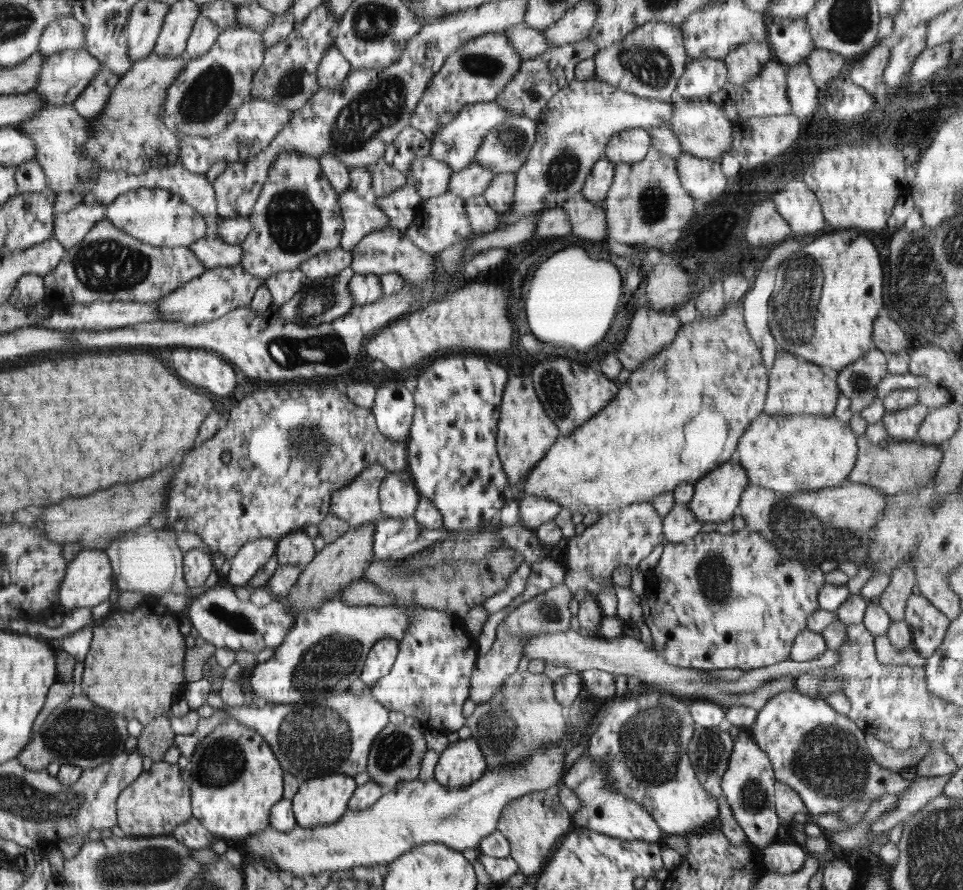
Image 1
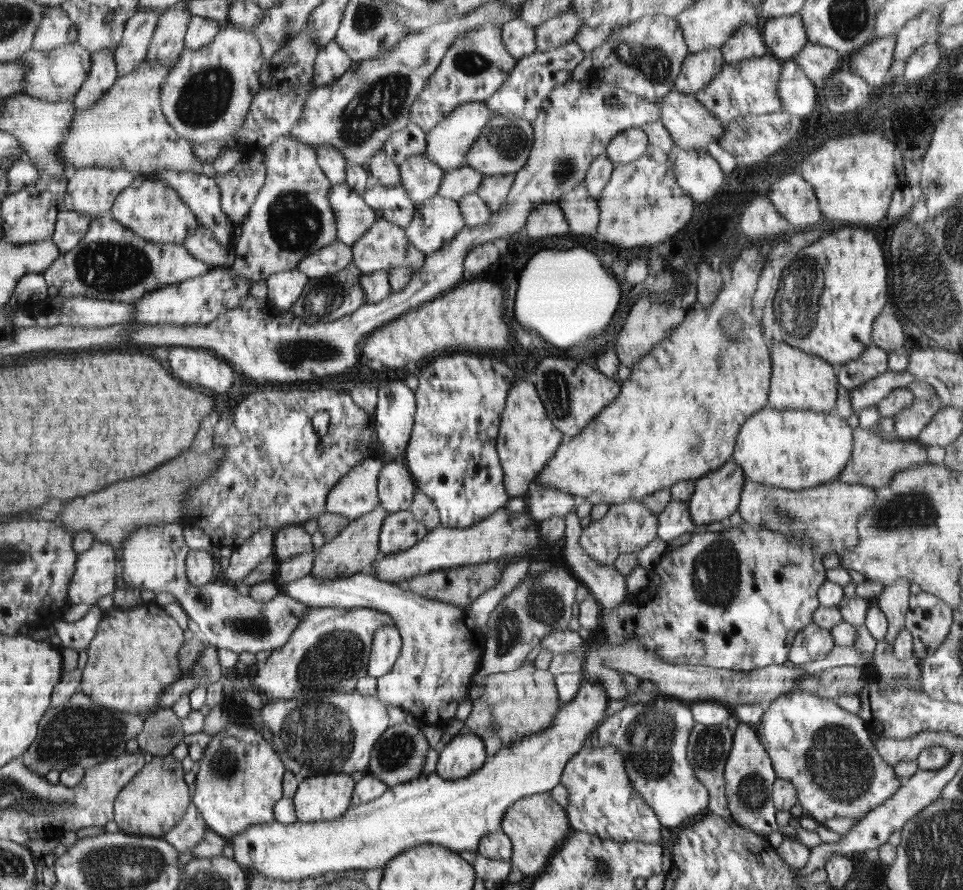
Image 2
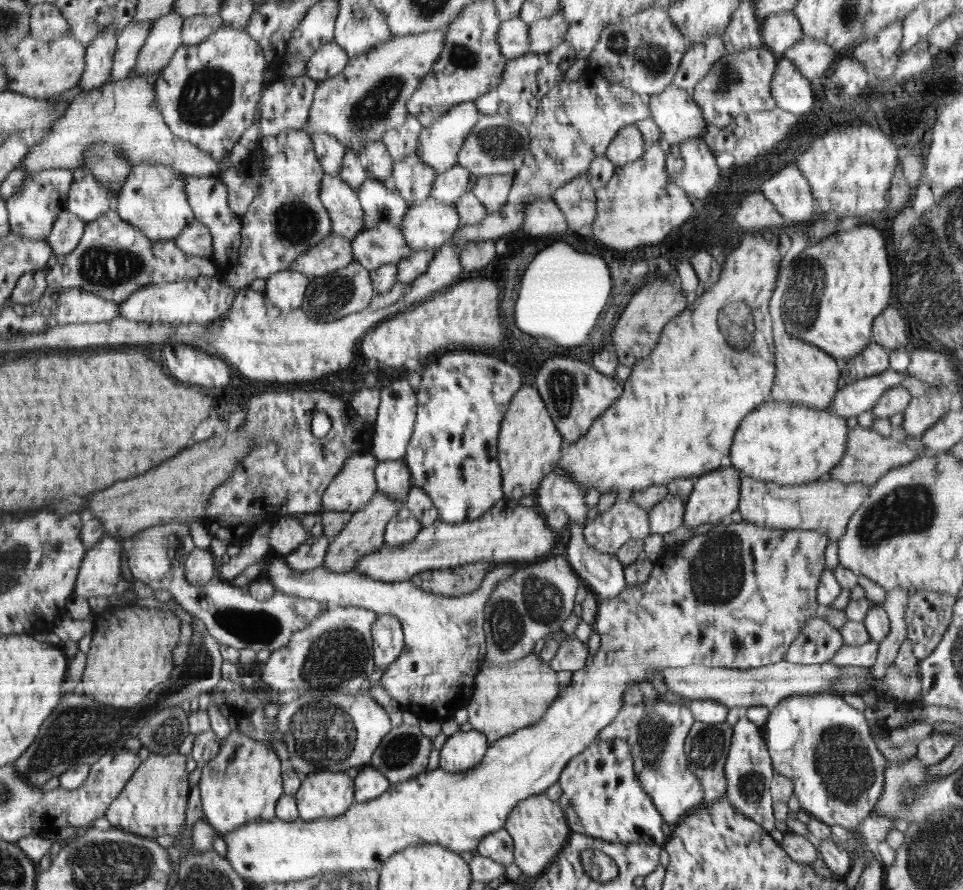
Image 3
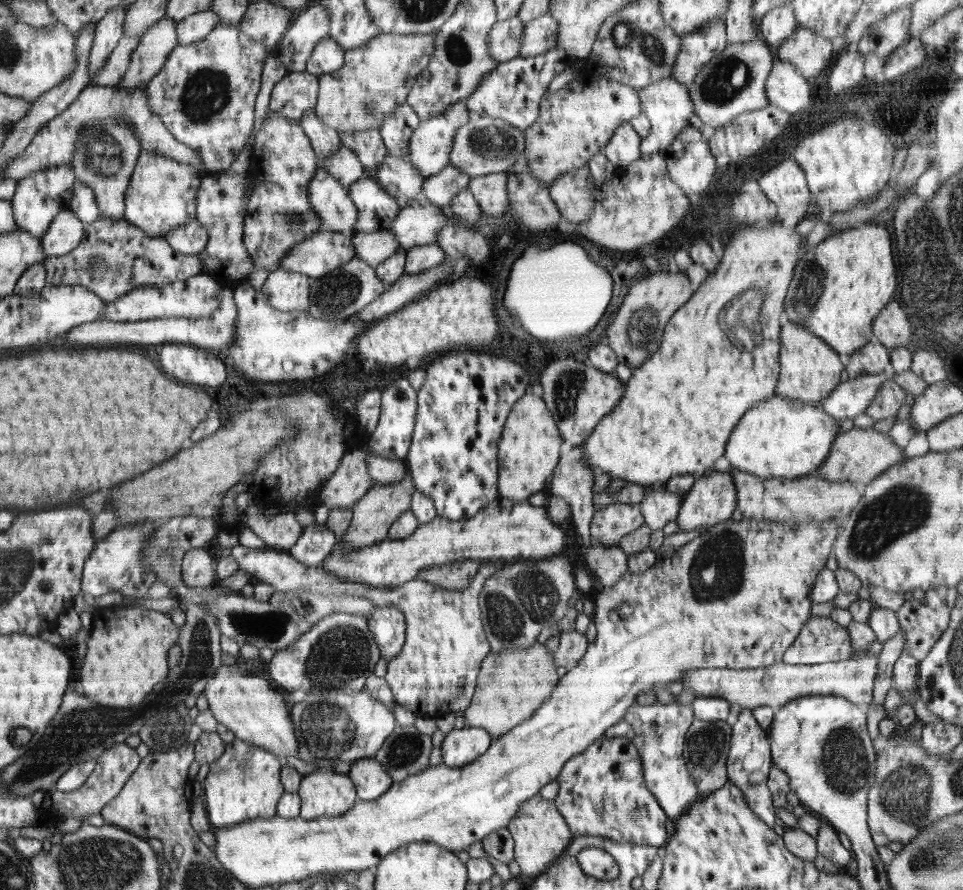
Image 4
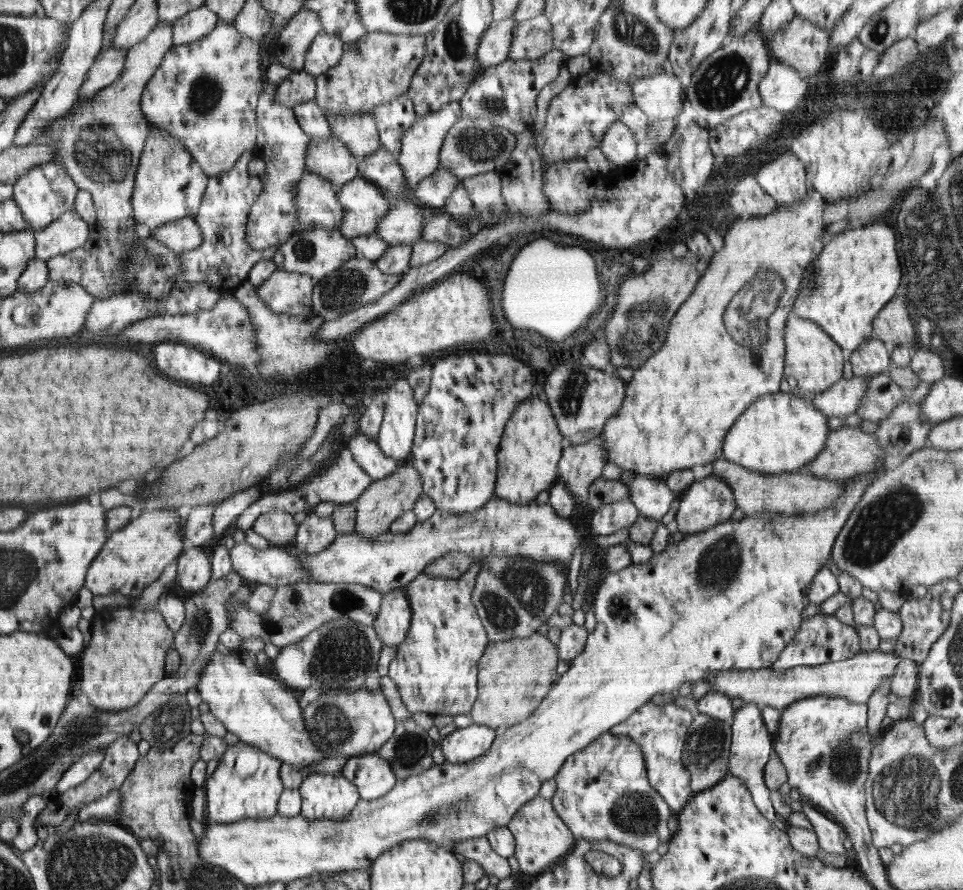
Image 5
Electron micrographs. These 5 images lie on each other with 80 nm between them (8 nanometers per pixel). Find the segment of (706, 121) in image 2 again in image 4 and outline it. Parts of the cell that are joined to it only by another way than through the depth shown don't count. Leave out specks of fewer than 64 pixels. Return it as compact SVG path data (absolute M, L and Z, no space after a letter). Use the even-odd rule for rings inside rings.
M672 76L663 78L654 84L649 84L646 88L638 90L639 99L642 105L642 112L651 122L651 134L641 139L641 152L650 154L653 152L664 153L668 146L675 141L675 138L689 125L690 117L694 112L694 105L689 95L689 87L678 82Z

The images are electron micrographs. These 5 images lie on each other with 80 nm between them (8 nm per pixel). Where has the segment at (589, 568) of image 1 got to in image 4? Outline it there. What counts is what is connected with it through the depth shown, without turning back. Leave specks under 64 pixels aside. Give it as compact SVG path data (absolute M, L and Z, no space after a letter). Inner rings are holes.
M615 502L596 510L590 523L591 538L612 547L645 524L638 505Z

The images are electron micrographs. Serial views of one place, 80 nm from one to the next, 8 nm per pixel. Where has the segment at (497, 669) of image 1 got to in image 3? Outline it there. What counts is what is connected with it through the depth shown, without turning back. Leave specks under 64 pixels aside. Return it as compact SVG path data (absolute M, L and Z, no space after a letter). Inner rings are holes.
M562 555L534 565L521 563L518 570L499 582L484 607L485 662L498 666L514 662L533 652L538 640L560 630L575 606L574 597L580 586L579 576Z

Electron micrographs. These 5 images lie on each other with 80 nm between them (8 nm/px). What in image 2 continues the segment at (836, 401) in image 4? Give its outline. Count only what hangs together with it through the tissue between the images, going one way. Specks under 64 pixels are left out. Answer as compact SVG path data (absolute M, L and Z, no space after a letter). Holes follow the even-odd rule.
M888 370L886 373L856 387L850 391L852 412L858 415L865 408L878 405L892 390L905 388L914 382L915 378L907 371L896 372Z

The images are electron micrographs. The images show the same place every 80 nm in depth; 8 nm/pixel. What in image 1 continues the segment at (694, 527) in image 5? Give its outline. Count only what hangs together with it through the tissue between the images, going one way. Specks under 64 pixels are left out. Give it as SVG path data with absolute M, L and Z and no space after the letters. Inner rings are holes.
M732 456L697 481L688 504L690 511L701 523L730 520L748 483L747 472Z

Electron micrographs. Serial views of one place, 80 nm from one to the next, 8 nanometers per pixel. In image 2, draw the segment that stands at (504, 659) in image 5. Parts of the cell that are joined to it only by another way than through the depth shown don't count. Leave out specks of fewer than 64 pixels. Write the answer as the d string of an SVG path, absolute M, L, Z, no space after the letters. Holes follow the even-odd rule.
M524 662L520 668L500 674L489 674L483 678L485 691L476 700L472 700L472 711L465 719L464 724L470 728L469 732L479 736L485 746L487 756L494 756L501 748L511 746L513 742L533 732L542 732L553 725L559 705L555 675L549 670L542 671L534 667L533 662Z

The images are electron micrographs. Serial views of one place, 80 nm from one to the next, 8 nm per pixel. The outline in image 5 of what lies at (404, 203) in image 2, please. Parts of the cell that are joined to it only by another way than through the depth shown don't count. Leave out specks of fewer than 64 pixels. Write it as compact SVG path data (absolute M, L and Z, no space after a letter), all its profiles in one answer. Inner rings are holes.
M356 177L342 185L337 190L337 201L343 206L343 223L338 230L347 238L352 240L359 236L368 236L377 230L376 222L380 222L392 204L384 198L380 189L364 177Z

